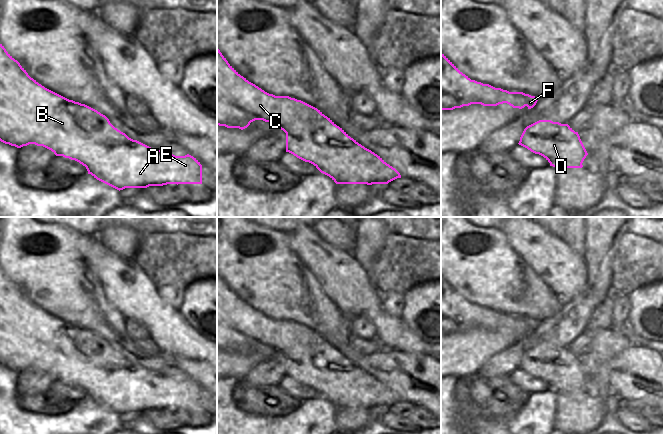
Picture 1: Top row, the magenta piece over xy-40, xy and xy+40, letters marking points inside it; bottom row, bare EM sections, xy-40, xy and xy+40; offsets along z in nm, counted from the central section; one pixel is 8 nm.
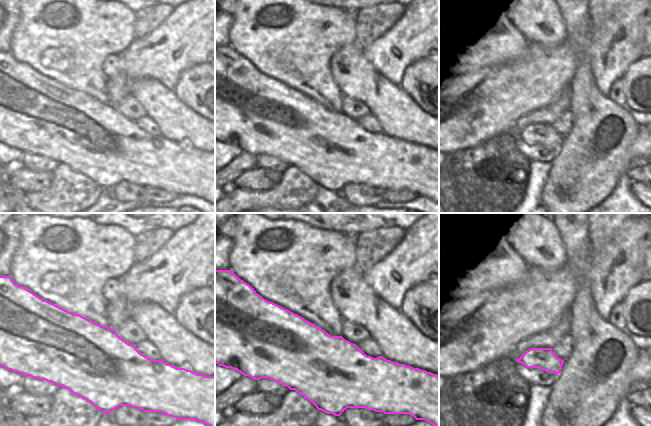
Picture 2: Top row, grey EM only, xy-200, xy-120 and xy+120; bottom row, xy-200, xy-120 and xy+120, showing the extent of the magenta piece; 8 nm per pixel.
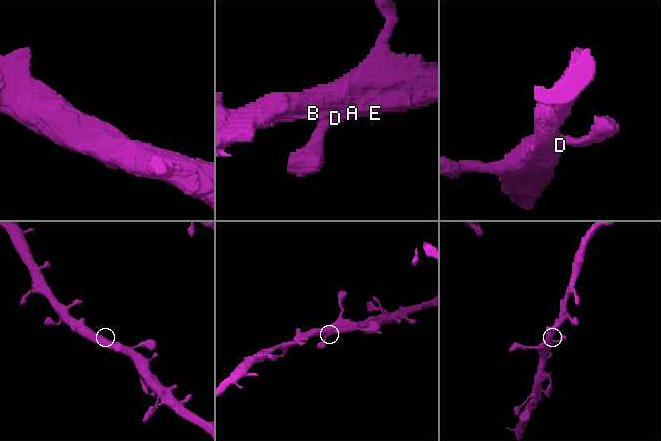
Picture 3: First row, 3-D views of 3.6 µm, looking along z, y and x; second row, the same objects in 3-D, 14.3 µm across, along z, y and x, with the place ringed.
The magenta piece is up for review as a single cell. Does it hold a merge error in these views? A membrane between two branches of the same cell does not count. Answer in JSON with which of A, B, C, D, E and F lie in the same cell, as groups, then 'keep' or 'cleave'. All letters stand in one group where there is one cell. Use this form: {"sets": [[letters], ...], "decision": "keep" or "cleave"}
{"sets": [["A", "B", "C", "D", "E", "F"]], "decision": "keep"}

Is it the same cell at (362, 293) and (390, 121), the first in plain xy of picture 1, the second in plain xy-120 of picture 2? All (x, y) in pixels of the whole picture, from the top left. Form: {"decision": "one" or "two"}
{"decision": "one"}

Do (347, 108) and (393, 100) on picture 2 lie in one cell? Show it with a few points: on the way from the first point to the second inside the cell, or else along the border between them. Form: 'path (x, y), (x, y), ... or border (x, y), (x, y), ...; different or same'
border (344, 95), (361, 101), (370, 113); different

